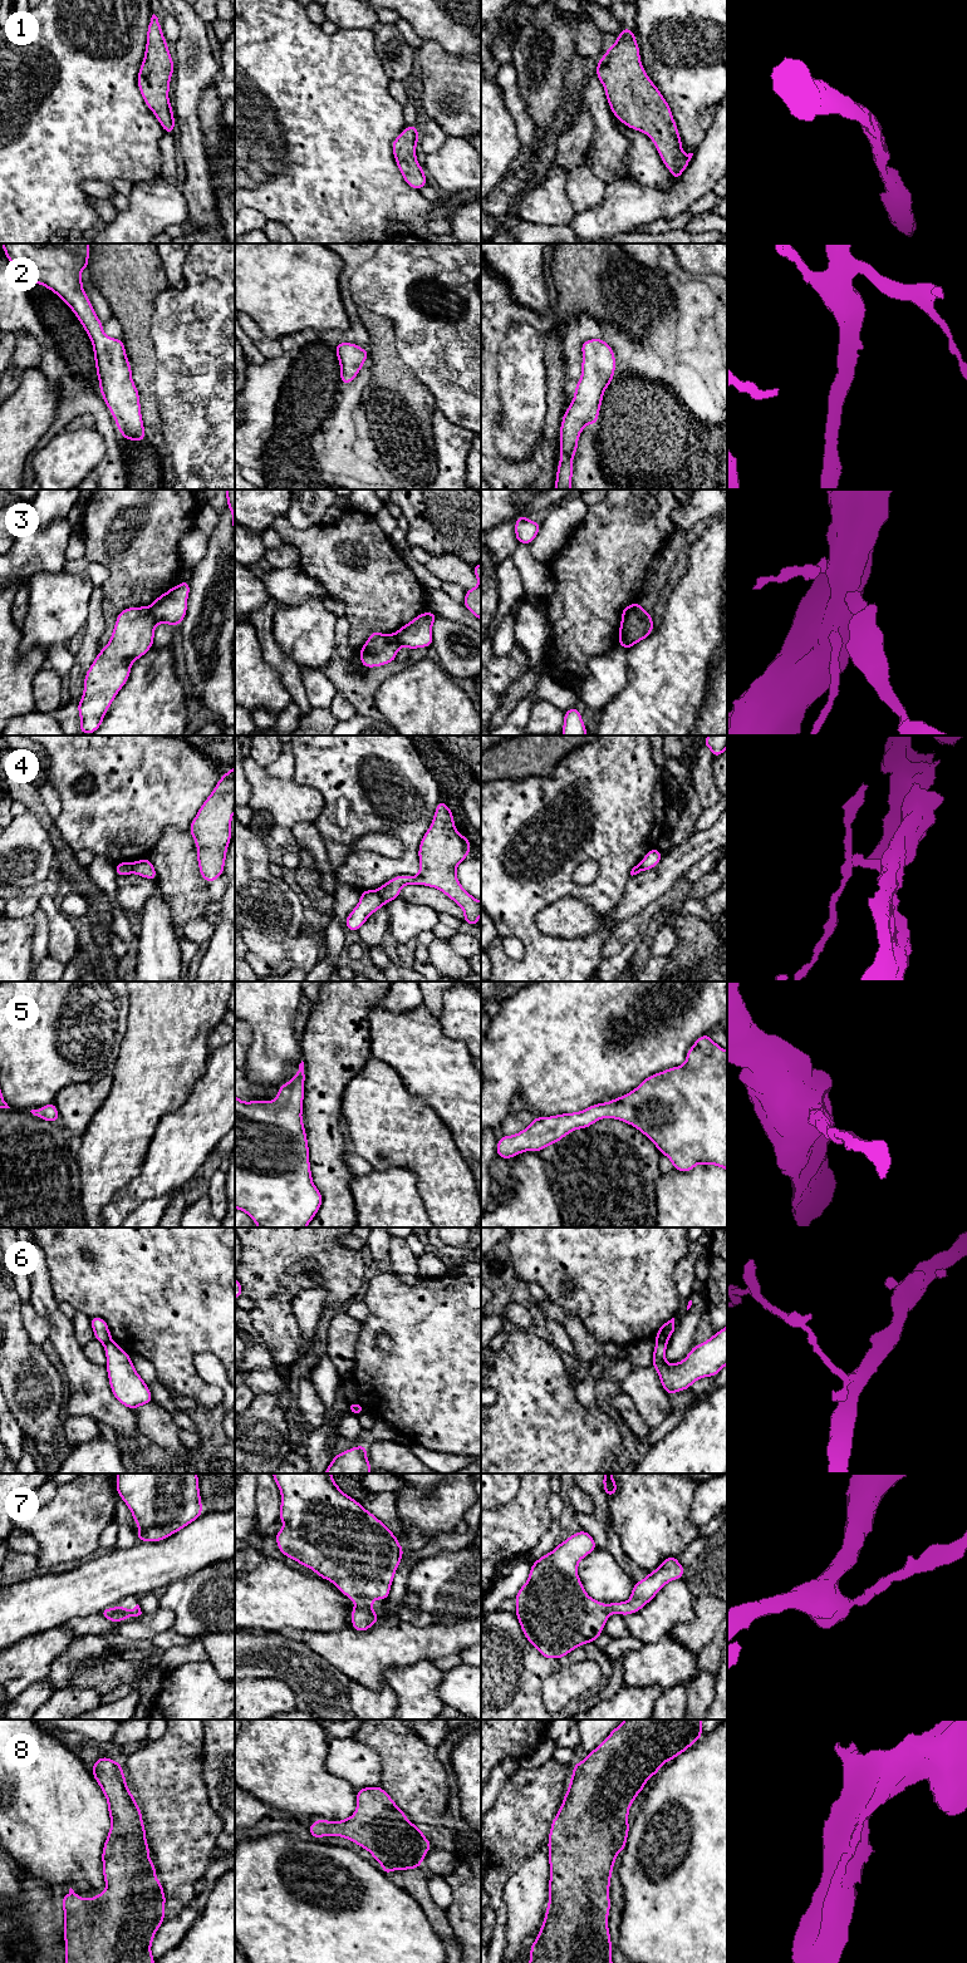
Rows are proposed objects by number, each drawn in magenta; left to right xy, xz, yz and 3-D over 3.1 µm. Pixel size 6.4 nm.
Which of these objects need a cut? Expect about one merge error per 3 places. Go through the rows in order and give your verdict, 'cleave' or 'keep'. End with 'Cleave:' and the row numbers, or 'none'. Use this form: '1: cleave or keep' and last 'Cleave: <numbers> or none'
1: keep
2: keep
3: cleave
4: cleave
5: keep
6: cleave
7: keep
8: keep
Cleave: 3, 4, 6

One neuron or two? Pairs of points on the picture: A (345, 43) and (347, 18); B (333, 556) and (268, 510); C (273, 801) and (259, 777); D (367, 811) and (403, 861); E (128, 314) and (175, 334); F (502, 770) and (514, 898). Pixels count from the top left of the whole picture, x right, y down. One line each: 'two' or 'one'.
A: two
B: two
C: one
D: one
E: two
F: two

